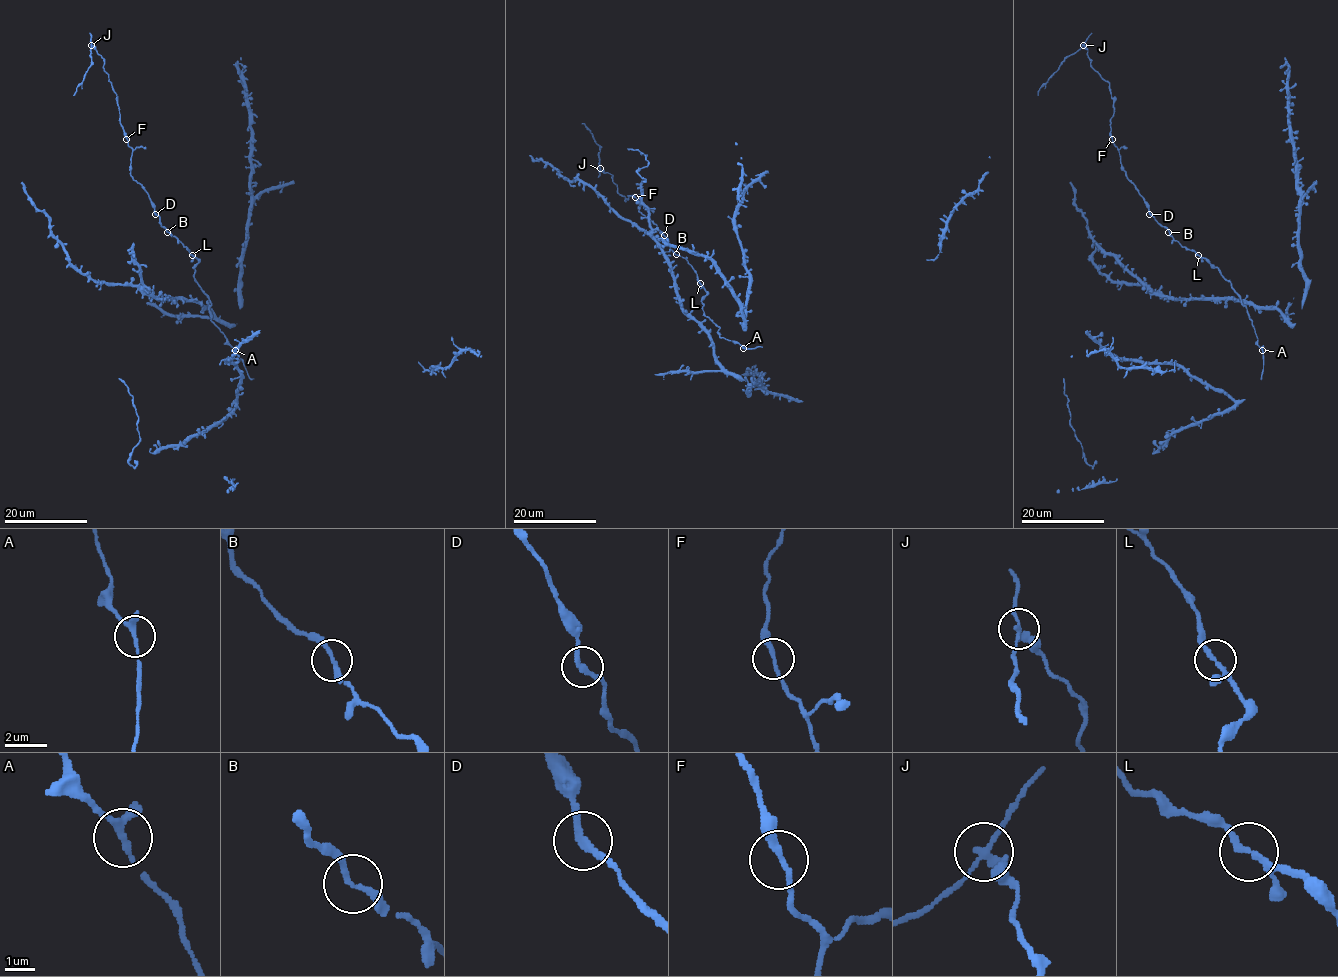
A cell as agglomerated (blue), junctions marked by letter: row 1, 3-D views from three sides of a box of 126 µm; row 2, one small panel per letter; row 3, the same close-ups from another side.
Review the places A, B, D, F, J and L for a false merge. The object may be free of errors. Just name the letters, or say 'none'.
J

